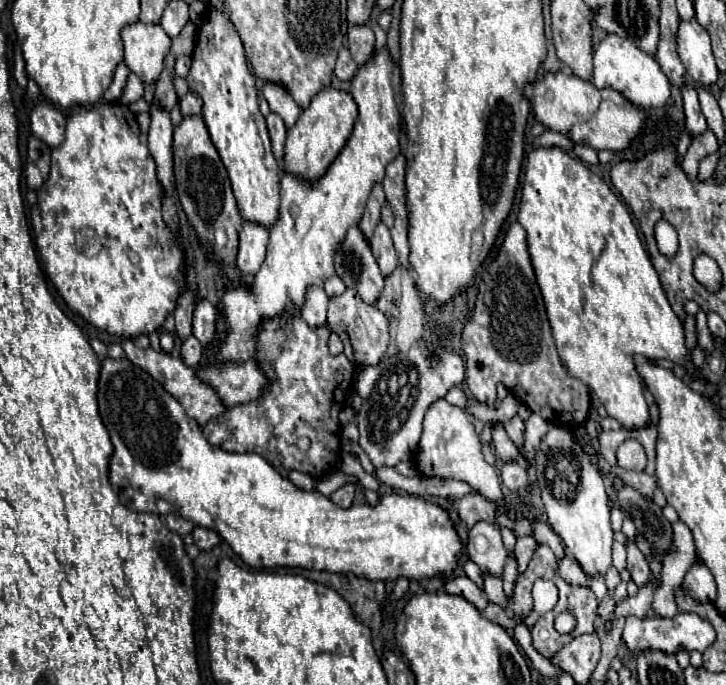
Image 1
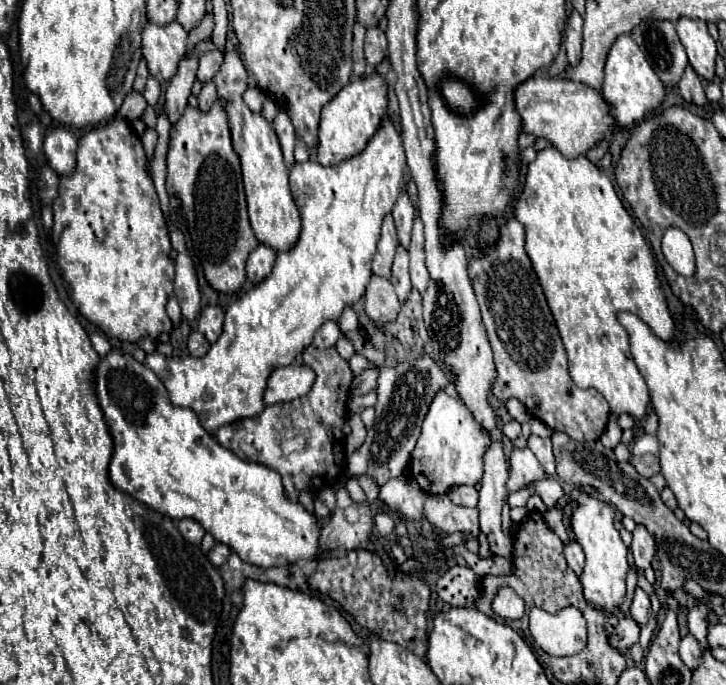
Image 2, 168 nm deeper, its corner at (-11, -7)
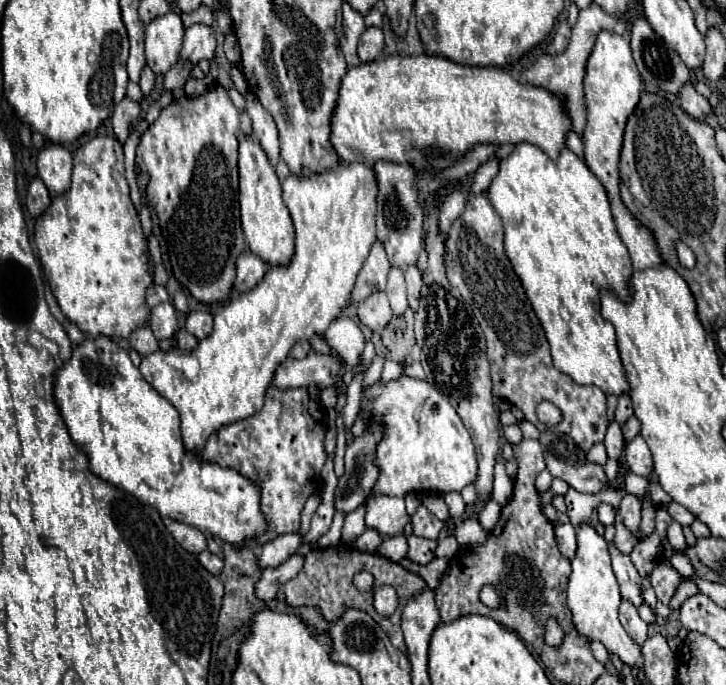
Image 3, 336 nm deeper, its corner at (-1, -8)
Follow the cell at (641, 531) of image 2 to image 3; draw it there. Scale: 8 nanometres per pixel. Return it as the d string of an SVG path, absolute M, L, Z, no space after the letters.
M625 495L621 499L621 505L619 505L619 517L623 521L623 525L633 533L635 539L641 539L641 501L635 497L635 495Z

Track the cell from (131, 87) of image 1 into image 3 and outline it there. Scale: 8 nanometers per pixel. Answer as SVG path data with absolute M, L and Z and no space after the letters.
M145 67L143 73L141 73L141 79L139 79L139 87L141 87L143 97L149 95L149 91L153 89L153 85L155 85L155 75L153 75L153 71L149 71L149 67Z

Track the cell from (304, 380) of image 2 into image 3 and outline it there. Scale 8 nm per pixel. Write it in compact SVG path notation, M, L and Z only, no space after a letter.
M309 353L305 359L287 357L275 371L271 385L277 389L299 389L307 387L309 383L317 383L321 389L335 383L335 373L339 369L337 355L321 355Z

